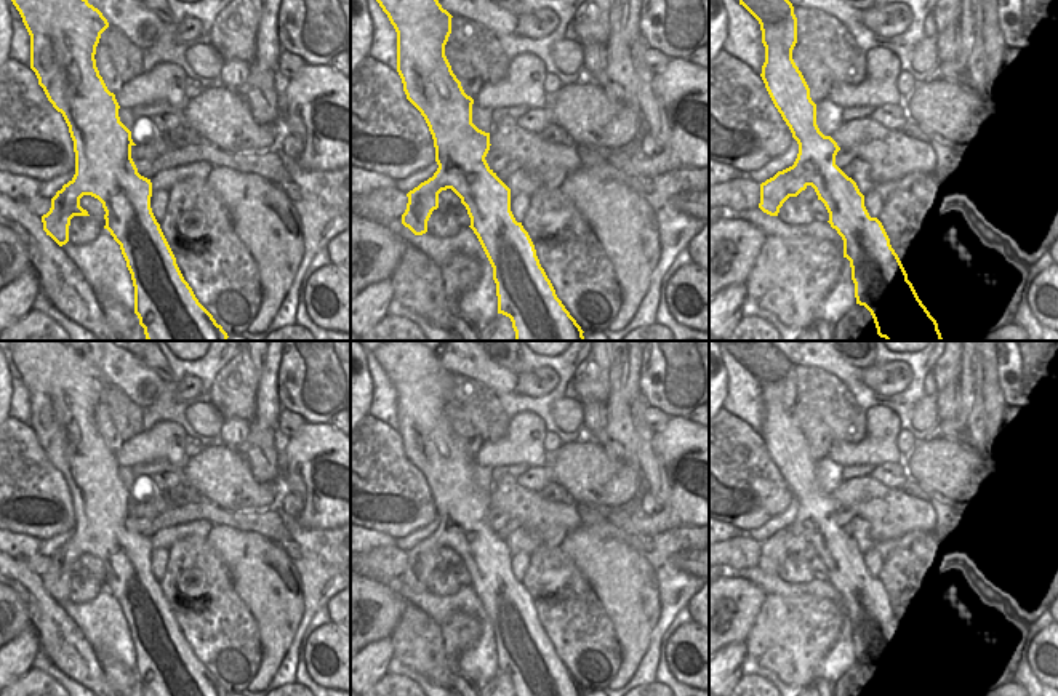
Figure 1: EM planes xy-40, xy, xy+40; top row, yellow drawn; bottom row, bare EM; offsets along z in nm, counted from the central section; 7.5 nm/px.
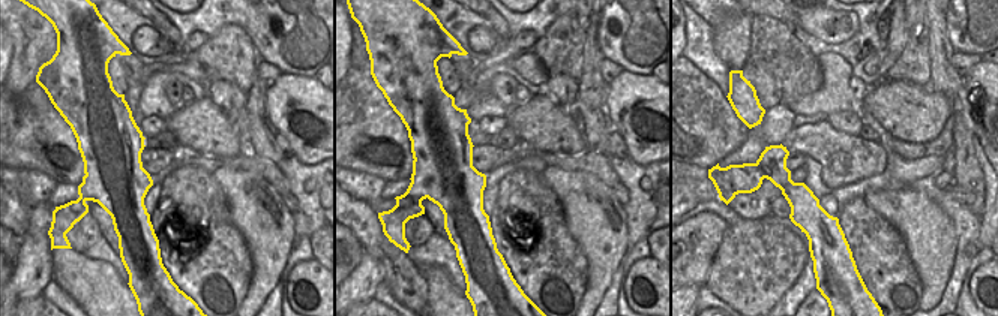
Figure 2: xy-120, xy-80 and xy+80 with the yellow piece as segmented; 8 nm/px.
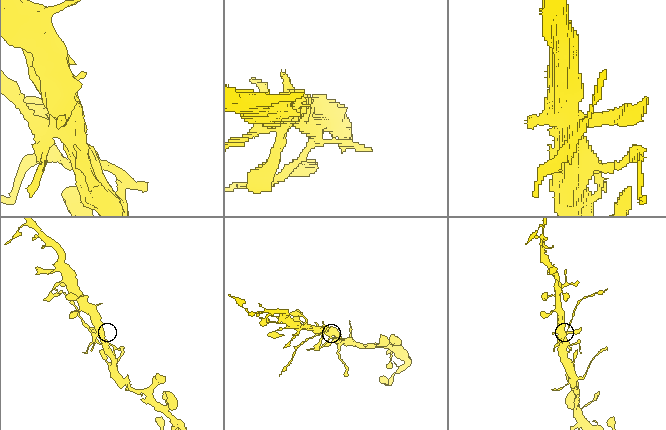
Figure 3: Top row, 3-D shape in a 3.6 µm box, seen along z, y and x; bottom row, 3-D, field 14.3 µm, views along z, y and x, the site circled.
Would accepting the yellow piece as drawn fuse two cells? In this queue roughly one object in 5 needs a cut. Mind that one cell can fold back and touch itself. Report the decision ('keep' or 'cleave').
cleave

